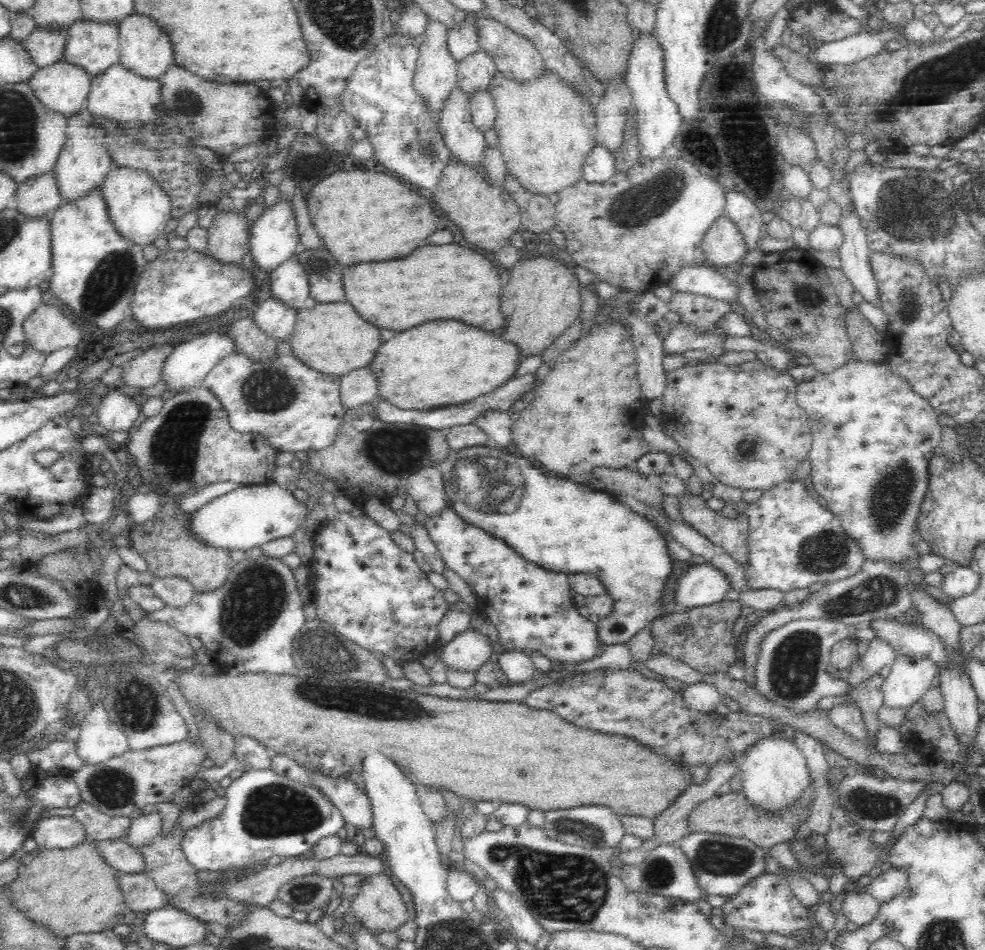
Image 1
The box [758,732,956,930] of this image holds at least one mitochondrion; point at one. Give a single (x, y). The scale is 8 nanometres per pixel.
(870, 806)

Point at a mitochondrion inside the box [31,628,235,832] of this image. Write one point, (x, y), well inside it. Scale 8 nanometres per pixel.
(113, 789)

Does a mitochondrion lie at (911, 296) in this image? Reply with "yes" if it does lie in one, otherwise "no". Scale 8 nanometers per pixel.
yes

